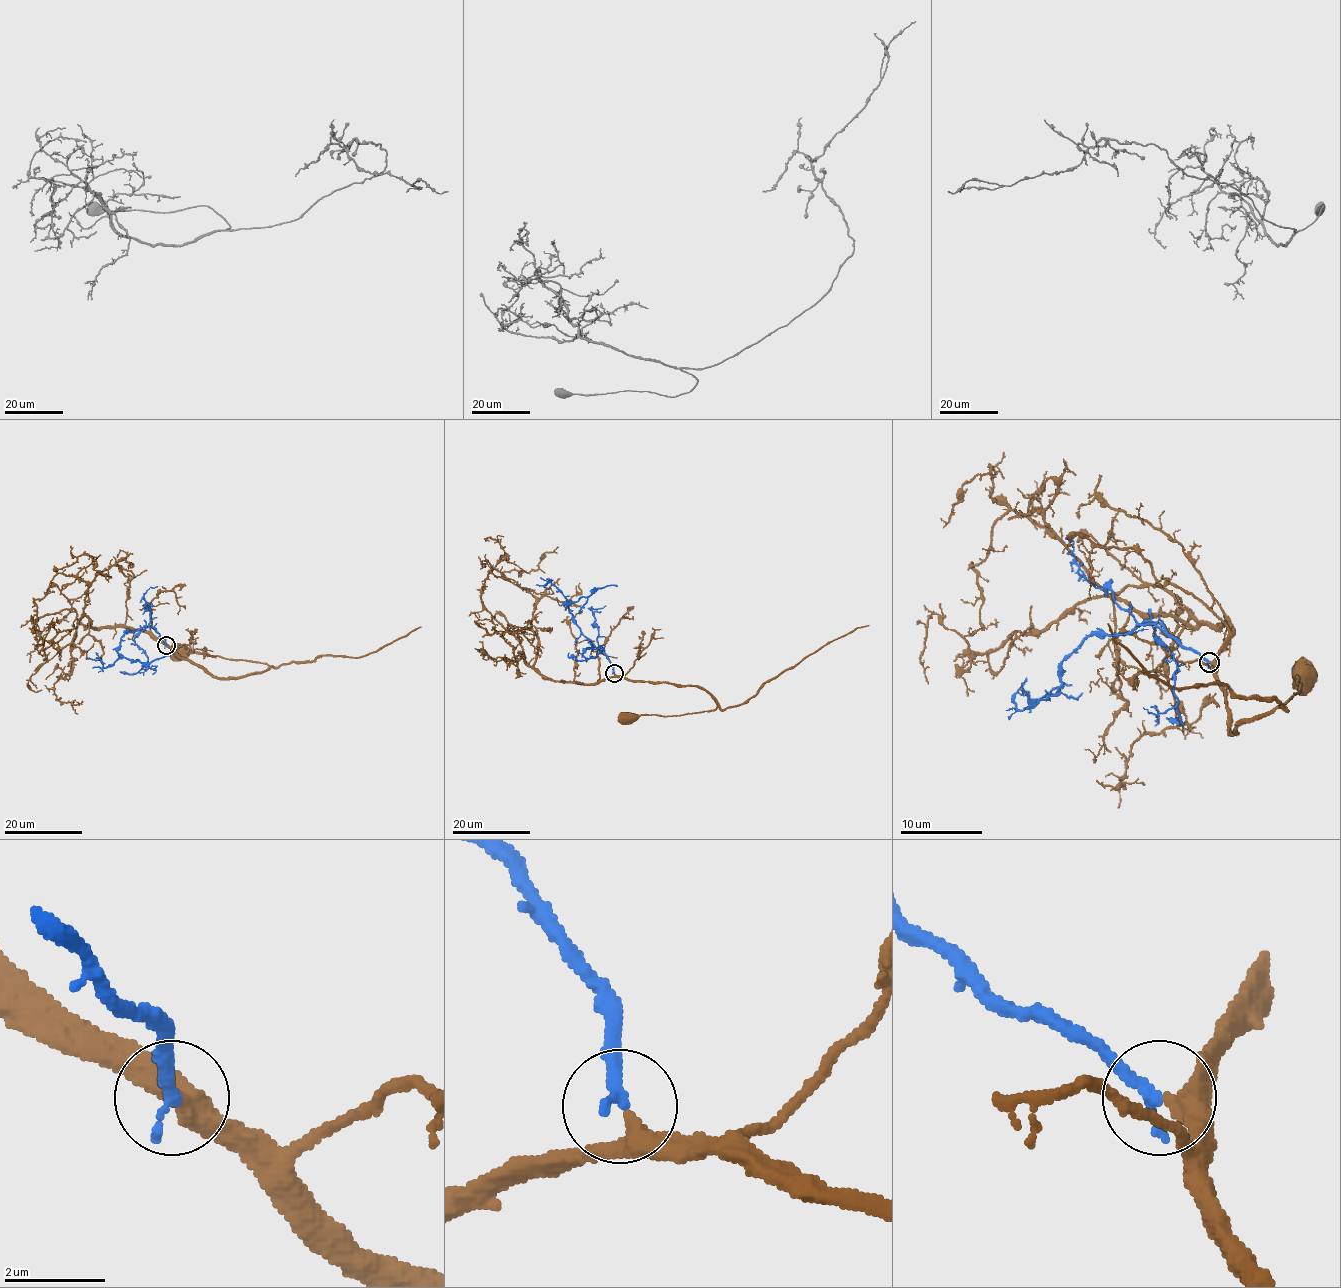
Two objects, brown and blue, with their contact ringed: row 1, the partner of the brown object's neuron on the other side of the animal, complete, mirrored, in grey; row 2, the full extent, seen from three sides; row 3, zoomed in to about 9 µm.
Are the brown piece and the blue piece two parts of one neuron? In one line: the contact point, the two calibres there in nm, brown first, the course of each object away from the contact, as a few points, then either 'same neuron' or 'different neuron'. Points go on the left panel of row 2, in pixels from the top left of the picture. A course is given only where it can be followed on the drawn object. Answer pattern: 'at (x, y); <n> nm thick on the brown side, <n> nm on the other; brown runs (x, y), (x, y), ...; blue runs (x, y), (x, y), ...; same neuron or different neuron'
at (166, 645); 380 nm thick on the brown side, 280 nm on the other; brown runs (166, 645), (180, 657), (205, 667), (213, 676), (242, 678), (268, 667), (265, 663), (178, 651); blue runs (166, 645), (151, 627), (142, 627), (125, 632), (117, 651), (142, 662), (169, 655); same neuron

